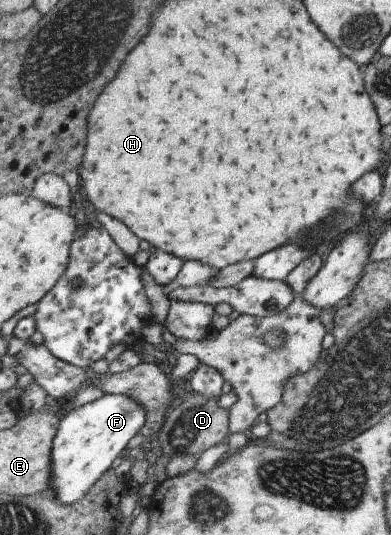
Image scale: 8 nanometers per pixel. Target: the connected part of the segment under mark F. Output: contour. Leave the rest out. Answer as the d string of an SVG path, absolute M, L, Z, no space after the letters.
M104 395L99 400L89 403L83 407L73 409L65 415L61 421L58 435L54 442L54 453L52 454L52 468L54 469L54 497L63 504L75 504L87 496L92 488L109 473L111 465L115 463L115 459L127 452L127 445L131 443L131 439L137 434L142 433L143 426L147 423L149 411L135 401L129 395Z

